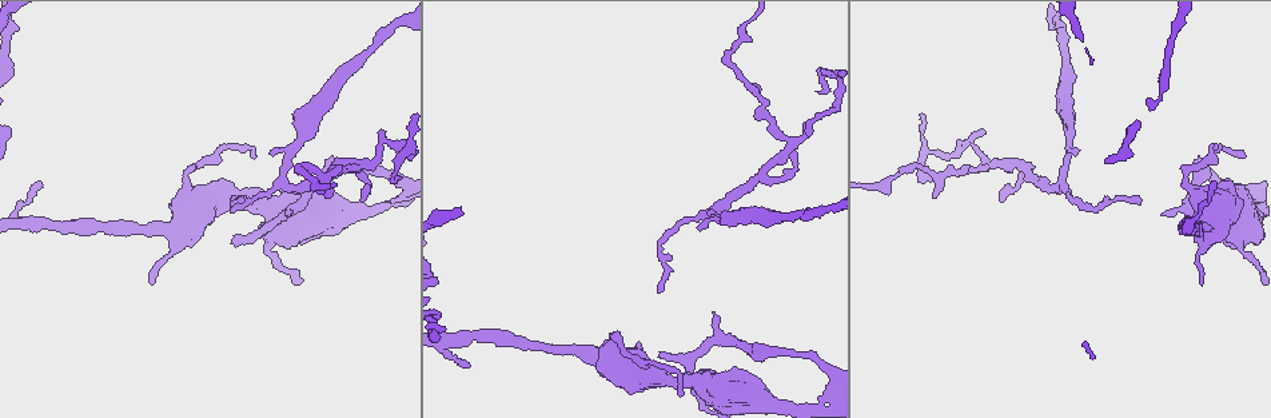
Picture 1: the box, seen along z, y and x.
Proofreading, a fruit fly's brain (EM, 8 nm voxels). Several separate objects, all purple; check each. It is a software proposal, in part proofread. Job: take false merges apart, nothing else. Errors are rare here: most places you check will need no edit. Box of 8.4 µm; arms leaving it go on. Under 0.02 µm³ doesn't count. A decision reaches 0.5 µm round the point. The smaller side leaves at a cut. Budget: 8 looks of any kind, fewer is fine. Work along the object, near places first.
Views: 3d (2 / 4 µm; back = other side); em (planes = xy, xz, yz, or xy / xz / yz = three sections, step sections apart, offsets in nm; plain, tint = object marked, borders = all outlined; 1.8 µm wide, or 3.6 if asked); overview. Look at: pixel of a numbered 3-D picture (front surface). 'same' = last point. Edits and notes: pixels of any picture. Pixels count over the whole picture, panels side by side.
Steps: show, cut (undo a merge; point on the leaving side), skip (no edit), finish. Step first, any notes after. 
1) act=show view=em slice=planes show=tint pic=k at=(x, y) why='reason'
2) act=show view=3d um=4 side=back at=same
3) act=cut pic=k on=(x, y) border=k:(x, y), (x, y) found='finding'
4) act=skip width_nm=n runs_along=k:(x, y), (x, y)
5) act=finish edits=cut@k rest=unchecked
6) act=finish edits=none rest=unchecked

act=show view=em um=3.6 slice=planes show=tint pic=1 at=(279, 209)

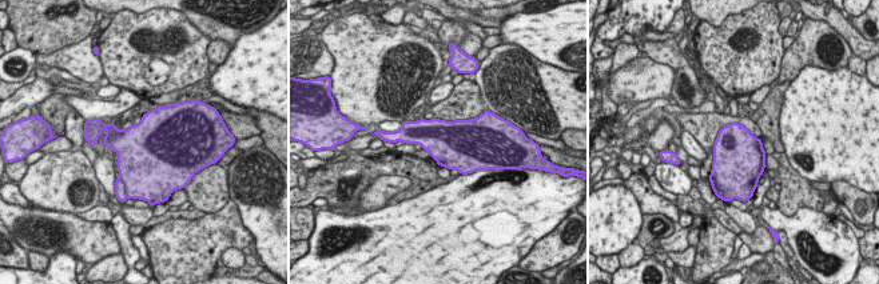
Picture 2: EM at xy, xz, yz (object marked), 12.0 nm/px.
act=skip found='one neuron here'

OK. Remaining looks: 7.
act=show view=em slice=planes show=tint pic=1 at=(378, 167)

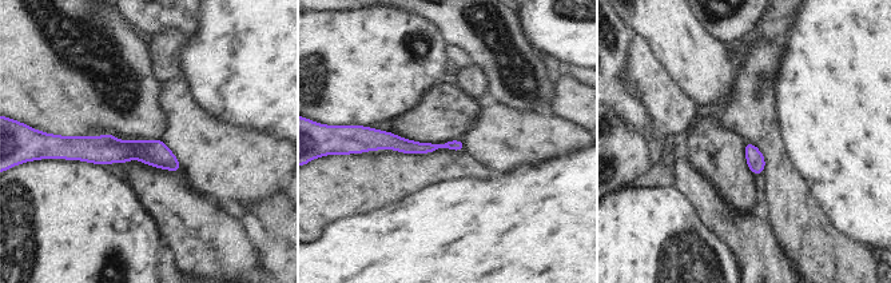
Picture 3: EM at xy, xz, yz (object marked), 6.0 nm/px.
act=skip runs_along=3:(68, 150), (142, 150), (178, 168) found='continuous, no second neuron'

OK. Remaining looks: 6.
act=show view=em slice=planes show=plain pic=1 at=(285, 184) why='arms part here'

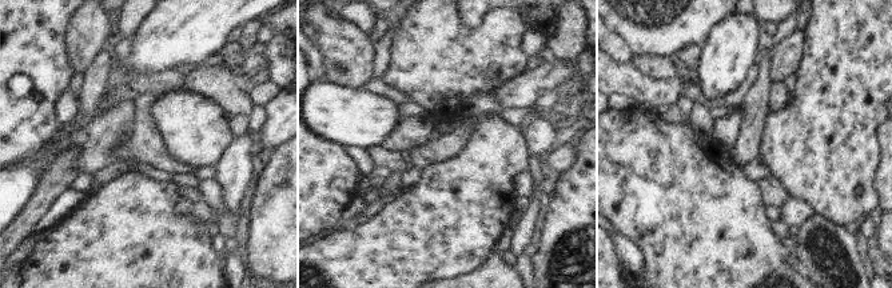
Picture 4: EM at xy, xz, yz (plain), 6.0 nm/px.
act=show view=em slice=planes show=tint at=same why='where the object lies'

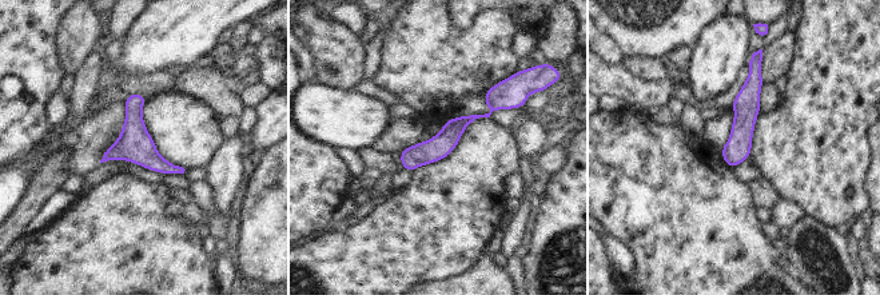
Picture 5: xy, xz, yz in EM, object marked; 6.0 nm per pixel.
act=skip width_nm=140 runs_along=5:(506, 106), (462, 122), (405, 164) found='continuous, no second neuron'

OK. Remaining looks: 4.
act=show view=em um=3.6 slice=xy step=8 show=tint pic=1 at=(613, 354) why='sharp bend'

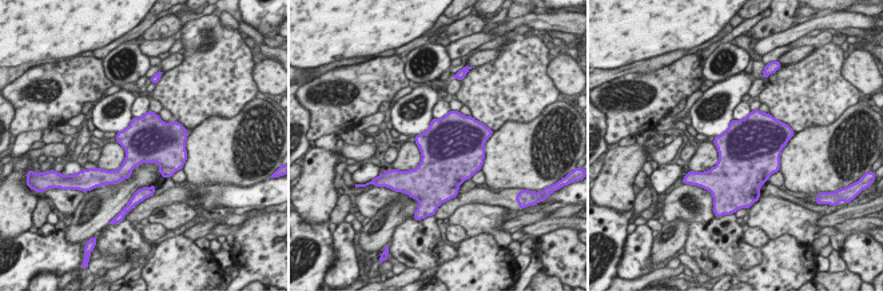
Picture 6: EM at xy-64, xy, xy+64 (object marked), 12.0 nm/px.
act=show view=em um=3.6 slice=yz step=8 show=tint at=same

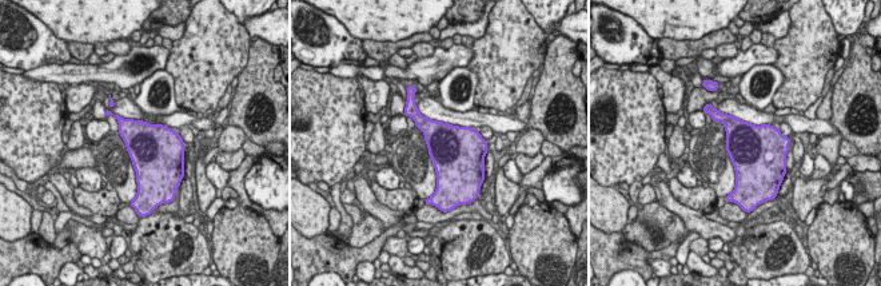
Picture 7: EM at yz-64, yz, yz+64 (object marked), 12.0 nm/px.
act=skip found='one neuron here'

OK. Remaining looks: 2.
act=finish edits=none rest=unchecked

